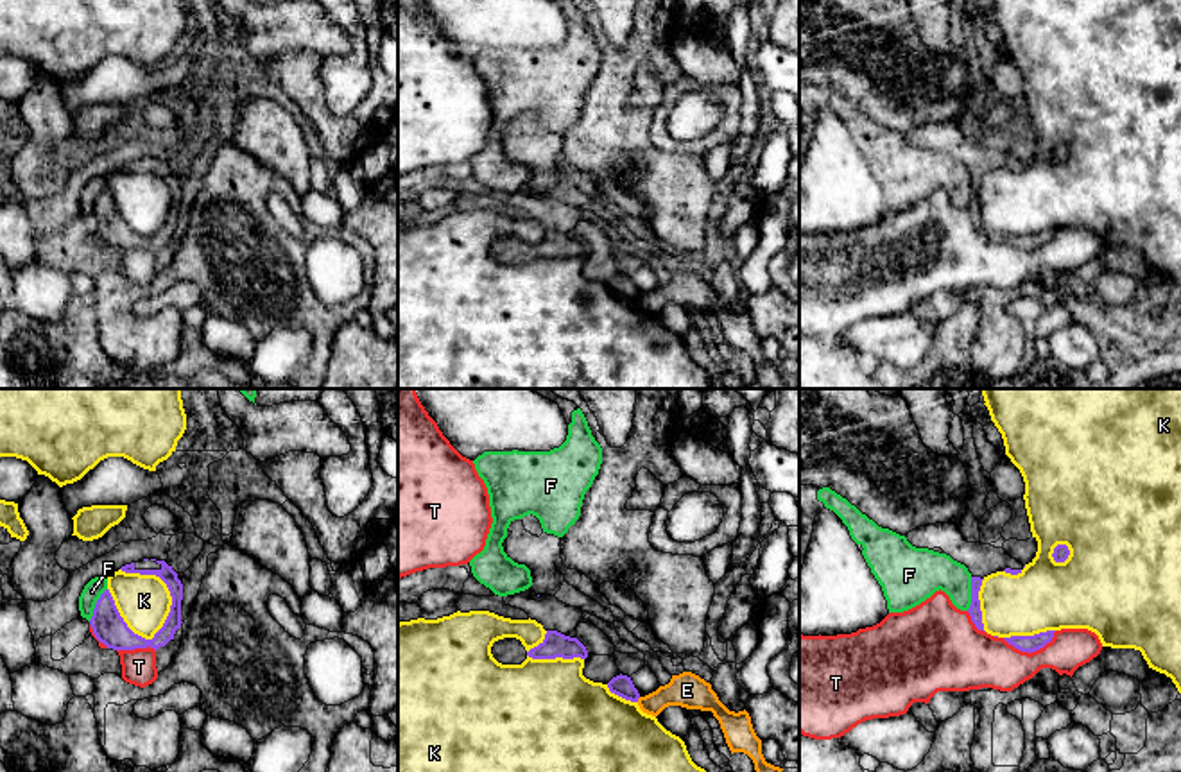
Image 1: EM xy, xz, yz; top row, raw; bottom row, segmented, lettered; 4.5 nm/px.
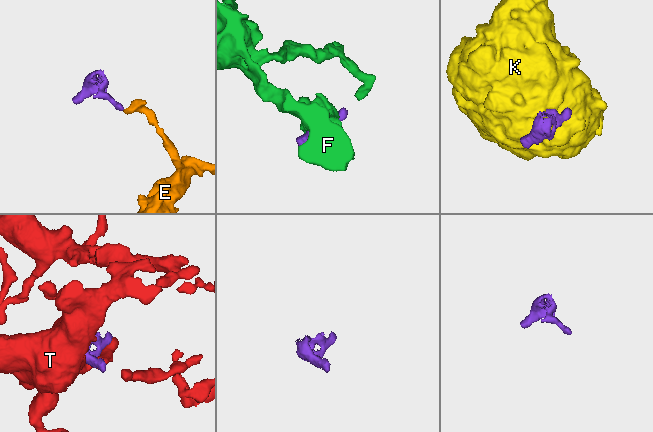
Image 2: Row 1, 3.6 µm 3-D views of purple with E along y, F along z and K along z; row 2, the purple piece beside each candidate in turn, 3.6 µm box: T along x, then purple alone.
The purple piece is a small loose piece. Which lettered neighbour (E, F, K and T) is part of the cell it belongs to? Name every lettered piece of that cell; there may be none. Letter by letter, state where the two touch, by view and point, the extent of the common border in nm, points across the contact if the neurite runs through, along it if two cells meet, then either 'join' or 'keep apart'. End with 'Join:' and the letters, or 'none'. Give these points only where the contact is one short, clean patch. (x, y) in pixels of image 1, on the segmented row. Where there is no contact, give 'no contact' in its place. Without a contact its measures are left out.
E: meets purple in xz at (638, 697); contact 30 nm long; border along xz (640, 697), (637, 701); keep apart
F: meets purple in yz at (972, 593); contact 150 nm long; keep apart
K: meets purple in xy at (169, 590); contact 360 nm long; keep apart
T: meets purple in yz at (1031, 651); contact 260 nm long; keep apart
Join: none

